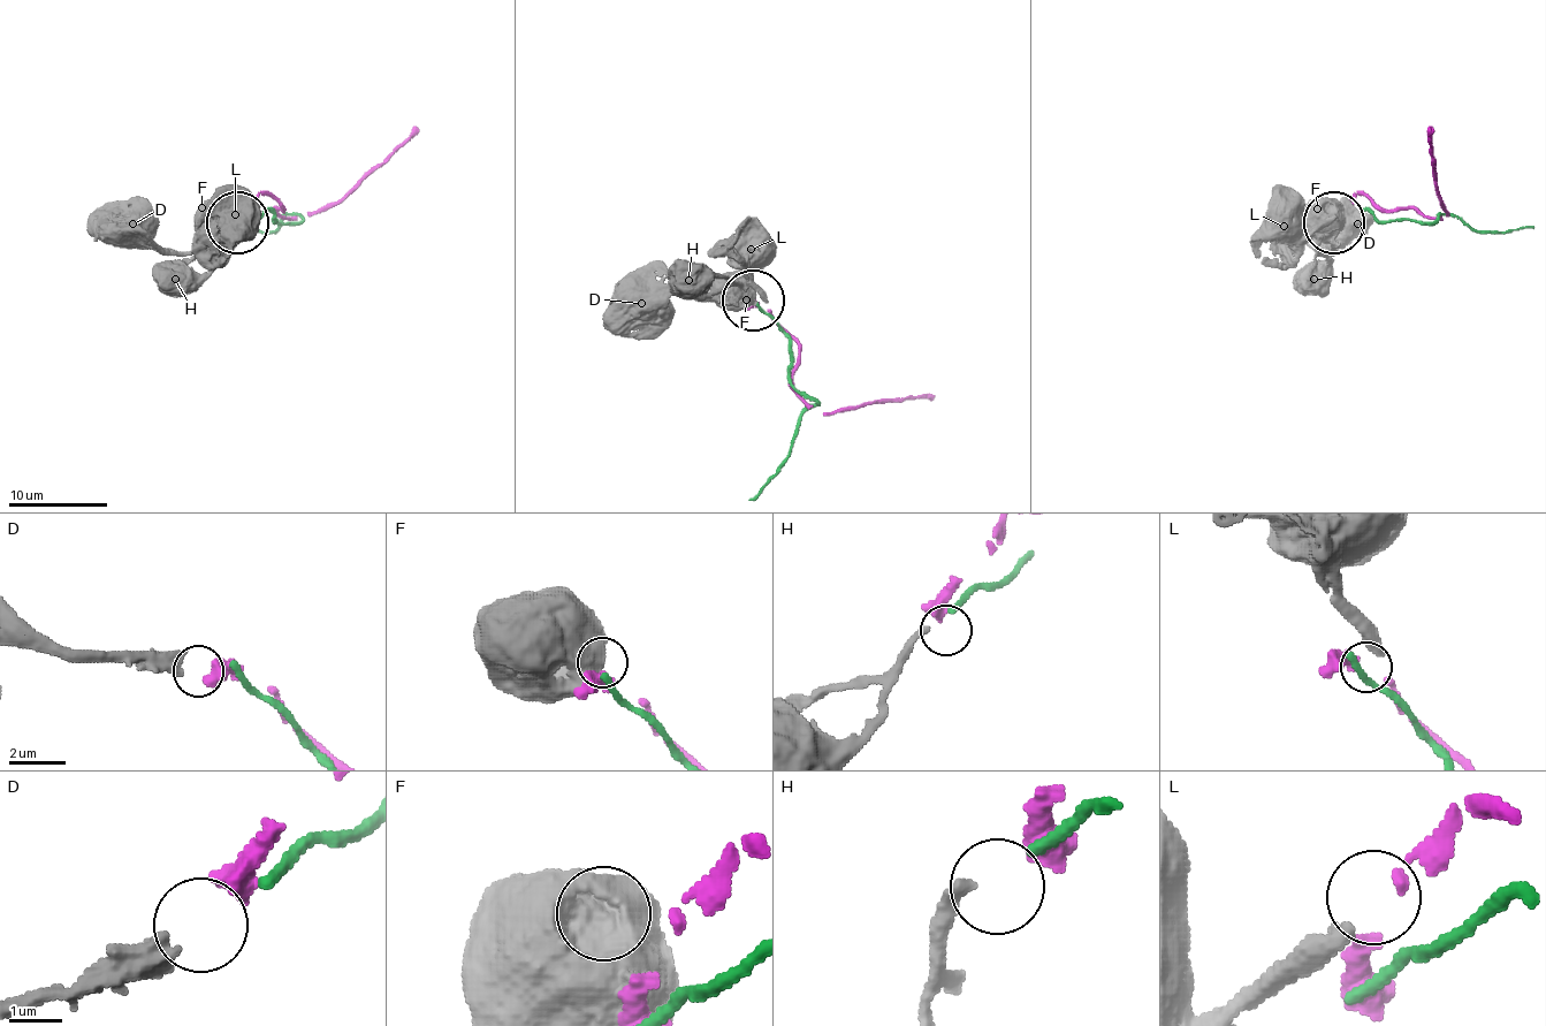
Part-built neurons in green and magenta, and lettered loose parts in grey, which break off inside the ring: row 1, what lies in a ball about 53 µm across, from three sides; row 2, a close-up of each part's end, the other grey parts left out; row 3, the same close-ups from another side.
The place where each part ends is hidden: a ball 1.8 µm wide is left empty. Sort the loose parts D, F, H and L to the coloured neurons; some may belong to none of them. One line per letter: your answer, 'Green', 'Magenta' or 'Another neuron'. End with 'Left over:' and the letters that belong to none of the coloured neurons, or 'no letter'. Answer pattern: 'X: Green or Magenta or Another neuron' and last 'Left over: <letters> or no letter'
D: Magenta
F: Another neuron
H: Green
L: Another neuron
Left over: F, L

